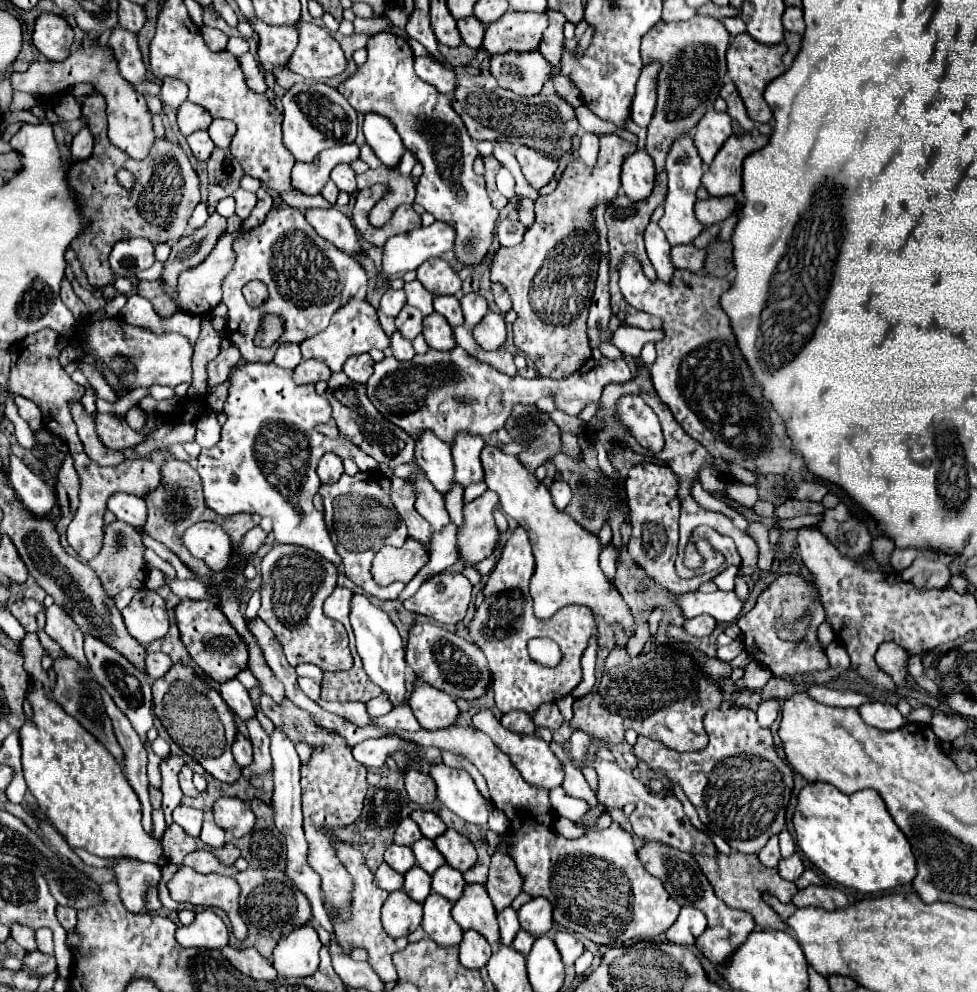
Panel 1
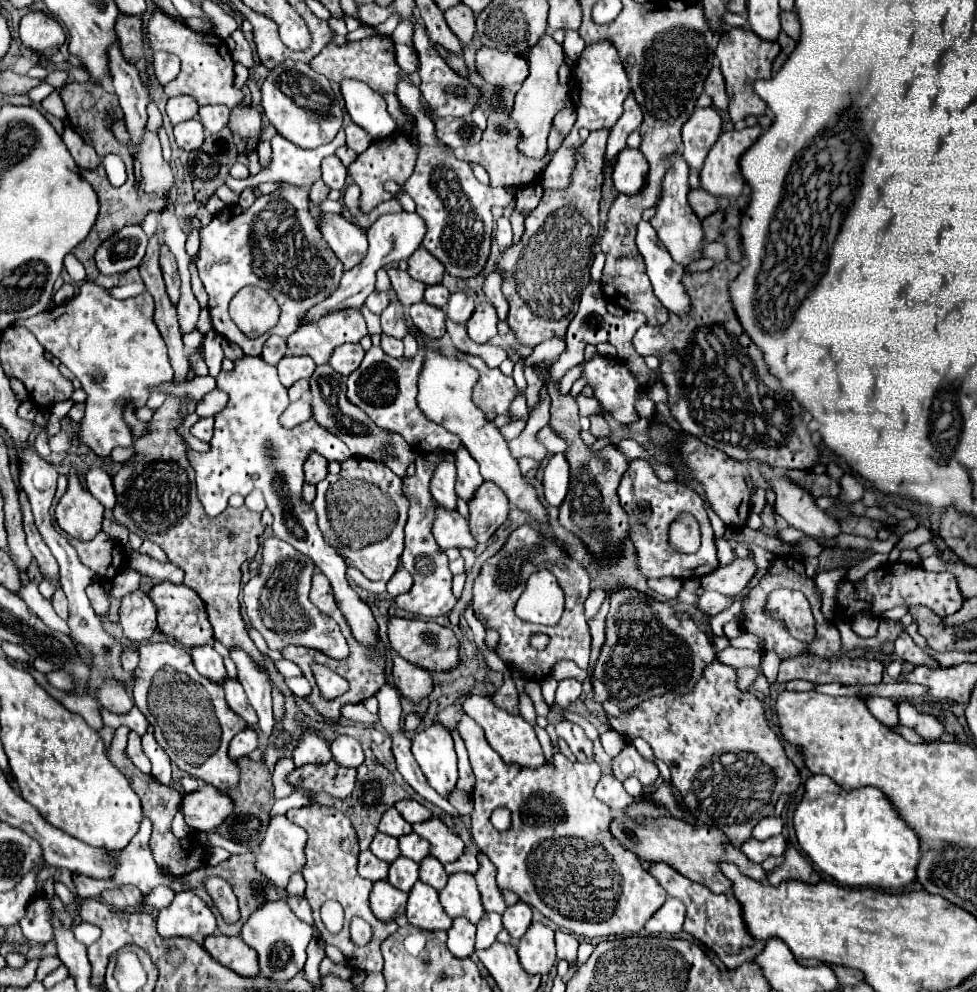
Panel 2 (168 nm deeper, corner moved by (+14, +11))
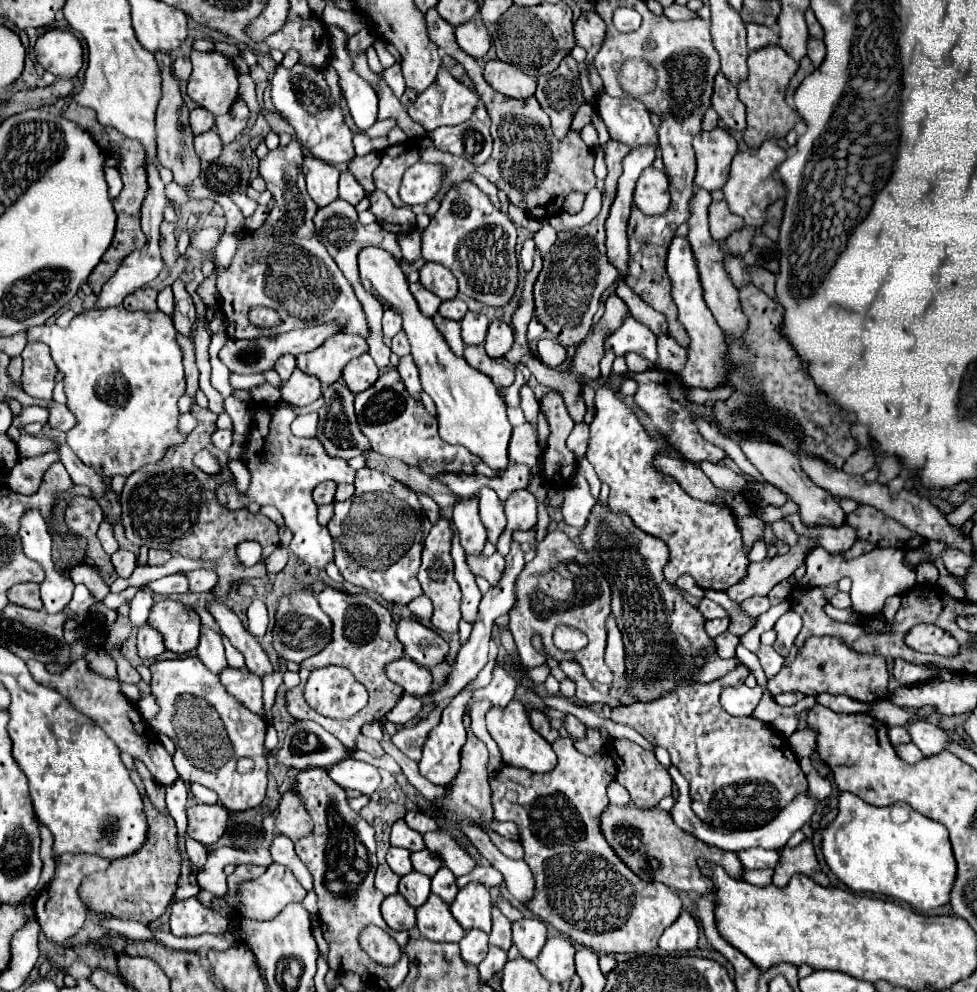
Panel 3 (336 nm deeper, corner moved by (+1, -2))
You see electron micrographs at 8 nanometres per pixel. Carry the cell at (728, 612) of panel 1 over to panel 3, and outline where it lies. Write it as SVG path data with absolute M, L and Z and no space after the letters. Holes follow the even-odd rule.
M785 520L773 523L772 529L777 539L789 541L789 552L785 556L766 557L761 562L751 562L747 578L743 578L739 584L727 590L731 600L743 602L751 596L767 596L775 584L789 578L803 564L803 556L807 554L807 548L817 546L813 538L799 536L793 530L793 526Z

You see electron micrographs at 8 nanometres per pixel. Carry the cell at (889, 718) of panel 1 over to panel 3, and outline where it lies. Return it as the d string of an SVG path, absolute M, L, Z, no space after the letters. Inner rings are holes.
M925 720L909 724L909 732L911 740L915 740L923 756L935 756L953 742L953 738L945 730L939 730L935 724L929 724Z

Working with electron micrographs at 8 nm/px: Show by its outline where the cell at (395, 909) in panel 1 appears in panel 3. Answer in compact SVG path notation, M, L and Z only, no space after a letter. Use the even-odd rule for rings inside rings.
M401 894L387 896L381 904L383 920L393 930L411 930L415 926L415 908Z

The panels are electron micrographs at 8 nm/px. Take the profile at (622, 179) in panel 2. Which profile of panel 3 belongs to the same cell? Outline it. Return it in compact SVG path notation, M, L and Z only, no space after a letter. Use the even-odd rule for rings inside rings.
M649 166L637 180L635 206L647 216L657 216L667 212L669 204L671 204L671 196L669 196L667 176L655 170L653 166Z

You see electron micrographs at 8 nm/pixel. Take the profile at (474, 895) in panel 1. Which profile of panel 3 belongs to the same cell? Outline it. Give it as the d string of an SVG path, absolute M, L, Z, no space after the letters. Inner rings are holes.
M471 882L459 890L455 902L451 904L453 918L465 928L479 928L491 932L491 896L483 884Z

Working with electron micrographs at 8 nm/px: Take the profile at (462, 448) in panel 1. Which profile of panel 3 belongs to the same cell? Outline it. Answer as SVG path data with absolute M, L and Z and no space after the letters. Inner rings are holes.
M483 488L479 492L479 514L481 514L481 520L483 520L485 528L487 528L489 542L497 544L499 536L503 534L503 528L505 528L507 520L505 520L505 512L503 512L501 500L489 488Z

